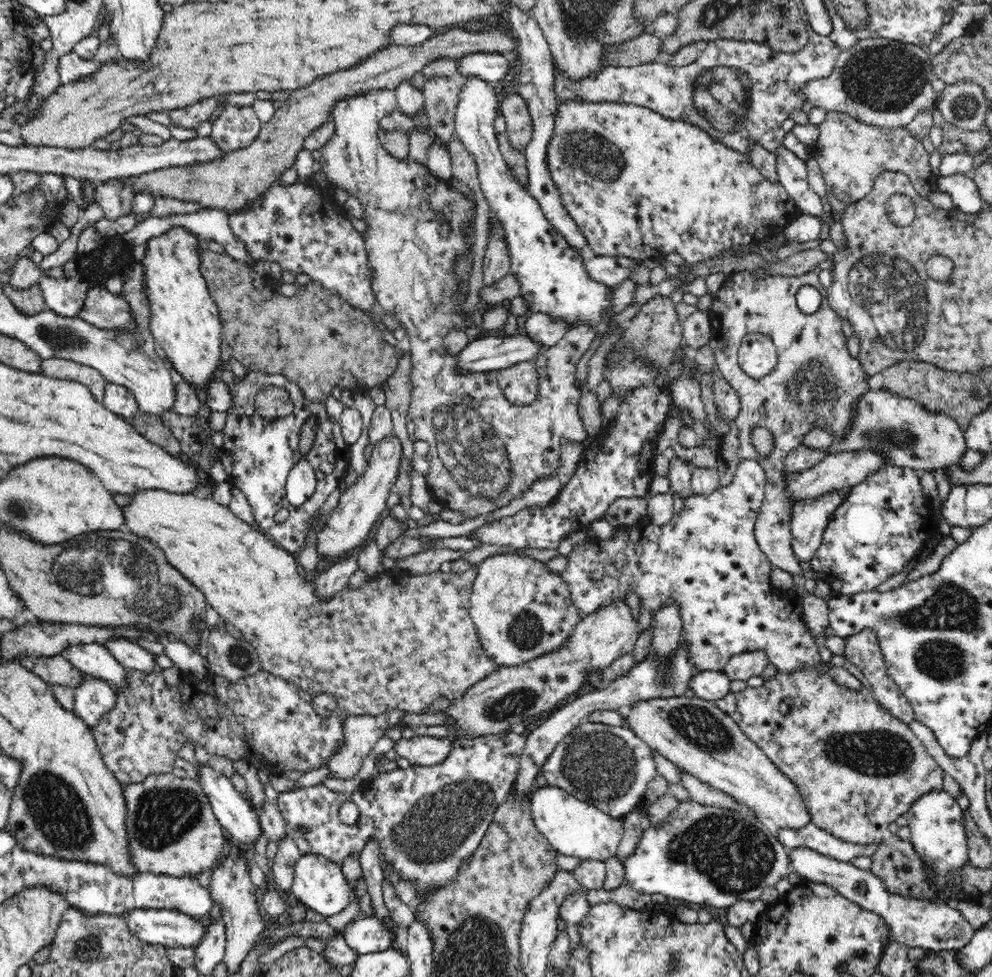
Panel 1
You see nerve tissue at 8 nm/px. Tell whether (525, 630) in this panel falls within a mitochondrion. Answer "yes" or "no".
yes

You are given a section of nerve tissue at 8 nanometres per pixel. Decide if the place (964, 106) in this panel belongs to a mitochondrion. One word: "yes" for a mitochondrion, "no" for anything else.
yes

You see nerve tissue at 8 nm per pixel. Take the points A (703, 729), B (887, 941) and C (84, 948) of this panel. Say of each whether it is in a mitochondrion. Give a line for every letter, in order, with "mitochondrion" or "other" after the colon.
A: mitochondrion
B: other
C: mitochondrion

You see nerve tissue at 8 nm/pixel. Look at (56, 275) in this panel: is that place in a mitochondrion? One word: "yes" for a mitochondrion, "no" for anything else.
no

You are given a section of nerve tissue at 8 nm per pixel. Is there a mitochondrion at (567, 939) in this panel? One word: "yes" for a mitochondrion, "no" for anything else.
no

